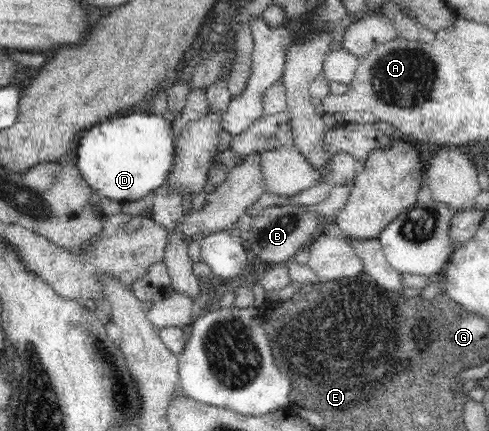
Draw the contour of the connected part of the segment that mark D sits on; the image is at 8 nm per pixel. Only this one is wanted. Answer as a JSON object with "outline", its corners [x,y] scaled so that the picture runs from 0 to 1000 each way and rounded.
{"outline":[[[260,260],[176,302],[155,341],[155,392],[207,459],[264,473],[305,459],[342,420],[354,381],[352,274],[344,260]]]}

